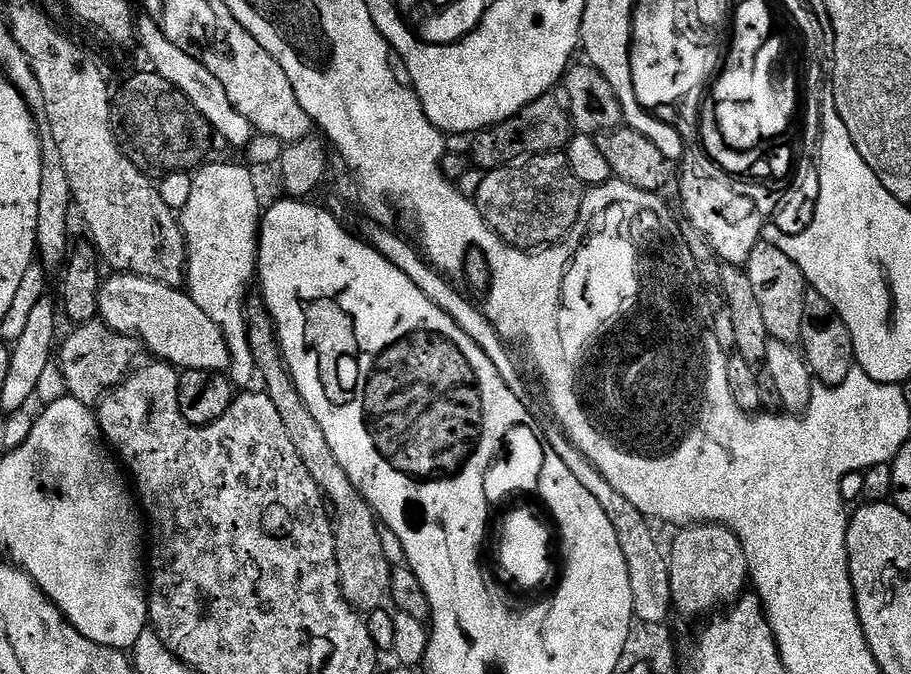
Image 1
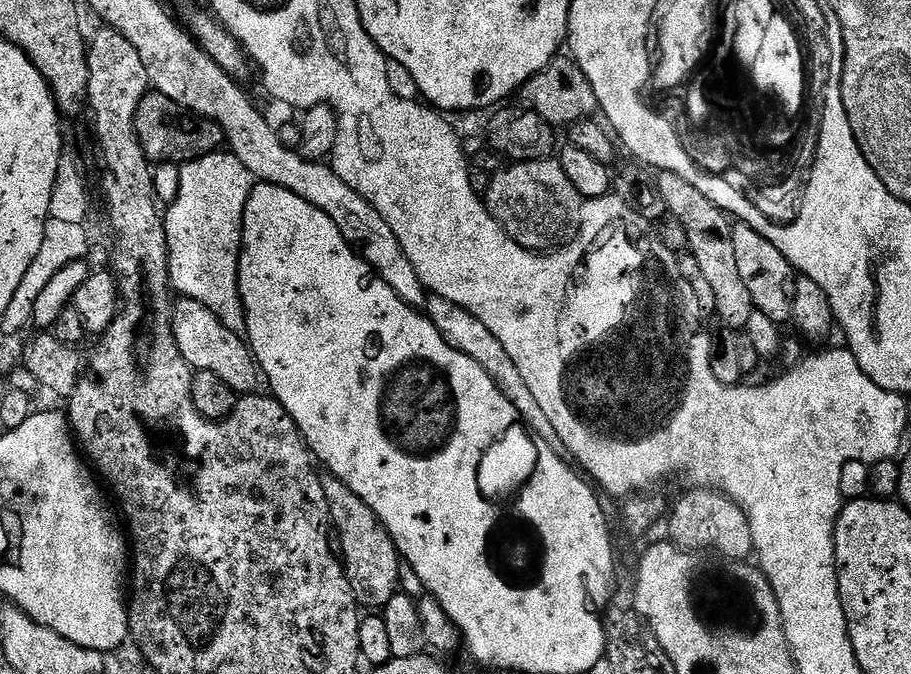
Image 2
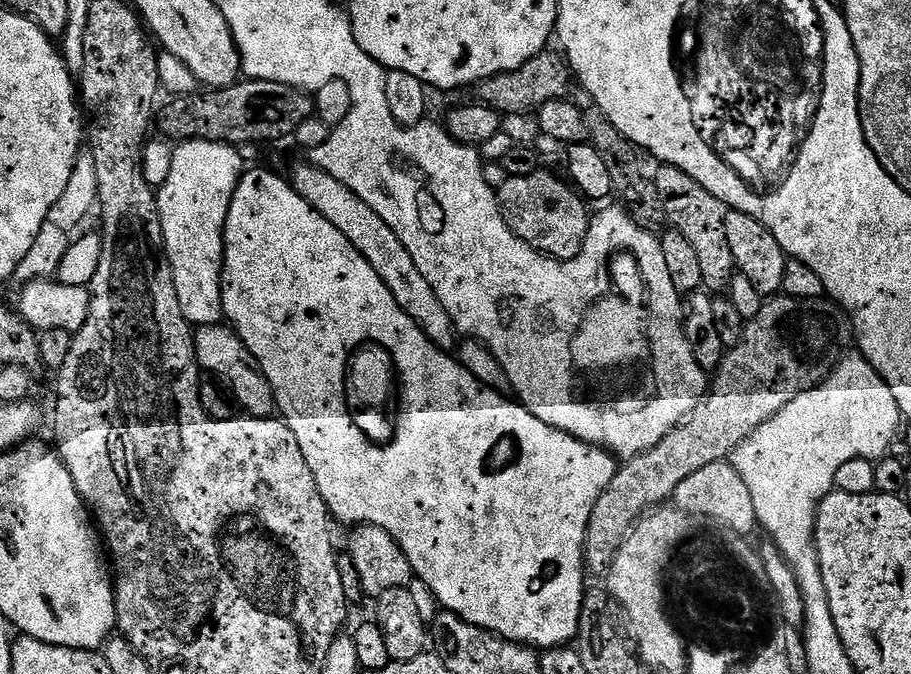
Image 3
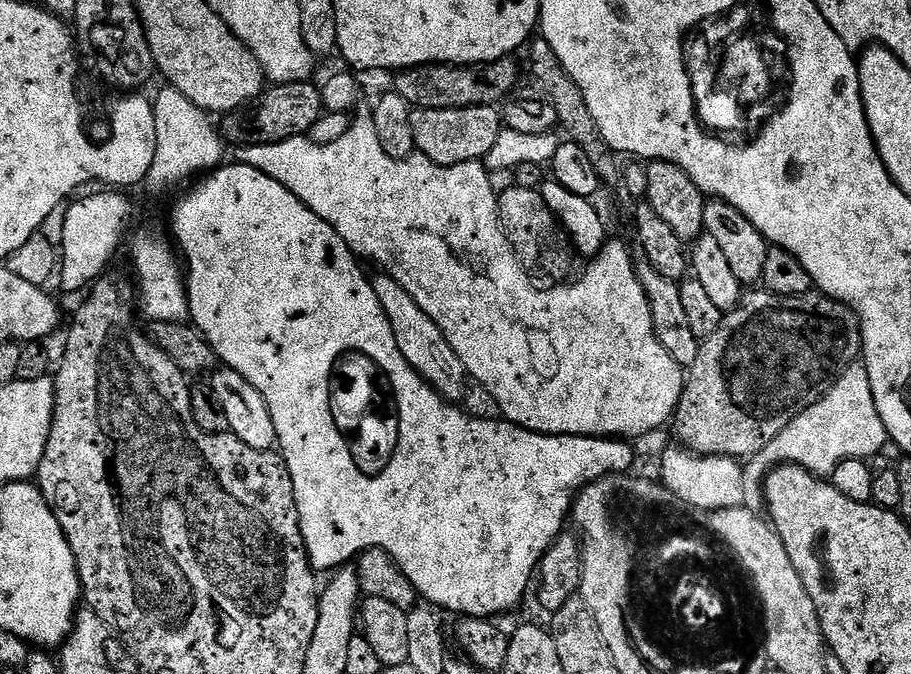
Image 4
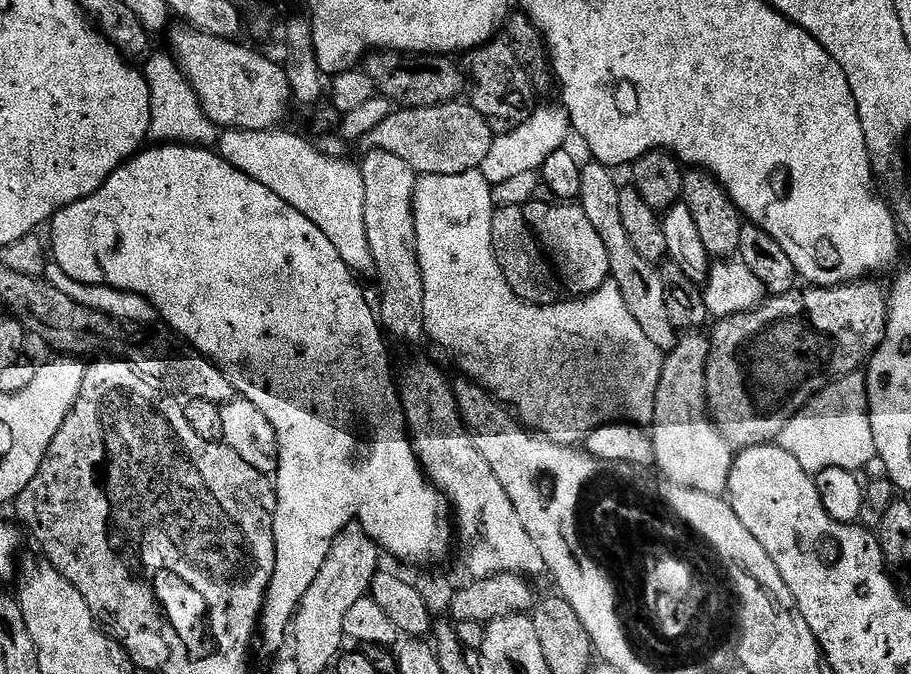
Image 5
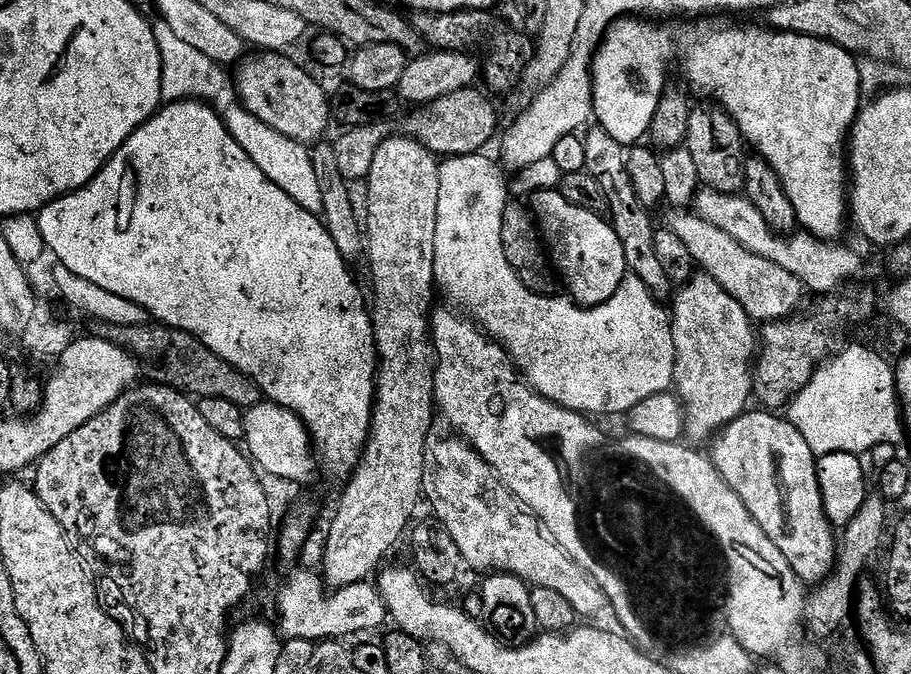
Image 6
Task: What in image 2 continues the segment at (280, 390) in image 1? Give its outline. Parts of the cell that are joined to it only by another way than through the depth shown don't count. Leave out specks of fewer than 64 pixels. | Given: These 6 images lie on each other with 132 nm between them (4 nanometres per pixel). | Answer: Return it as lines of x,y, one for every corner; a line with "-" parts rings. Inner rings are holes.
331,474
321,475
320,481
328,499
331,527
340,531
338,548
357,601
368,610
383,609
390,602
390,598
398,595
399,564
402,561
400,552
378,514
374,514
374,510
370,510
370,506
366,506
366,502
362,502
362,498
358,498
358,494
350,490
350,486

